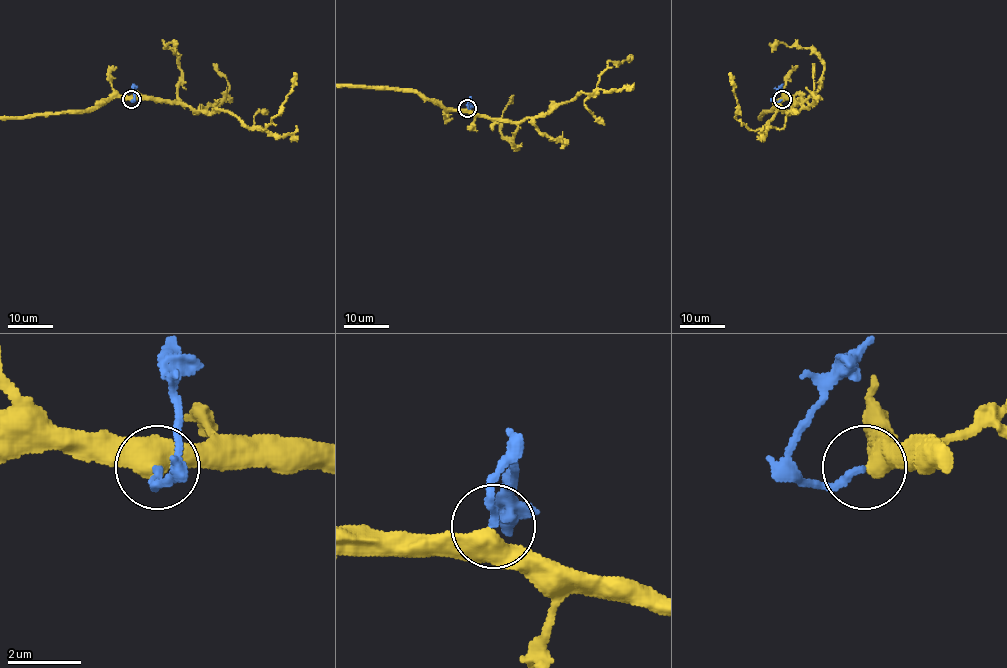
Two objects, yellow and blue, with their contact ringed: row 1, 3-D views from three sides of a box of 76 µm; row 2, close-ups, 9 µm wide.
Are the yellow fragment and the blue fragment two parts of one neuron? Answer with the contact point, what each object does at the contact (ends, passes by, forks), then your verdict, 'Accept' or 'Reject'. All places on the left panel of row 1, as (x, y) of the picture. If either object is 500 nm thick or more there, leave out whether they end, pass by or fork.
Place: (131, 99). At the ring yellow passes by. At the ring blue ends. Accept

